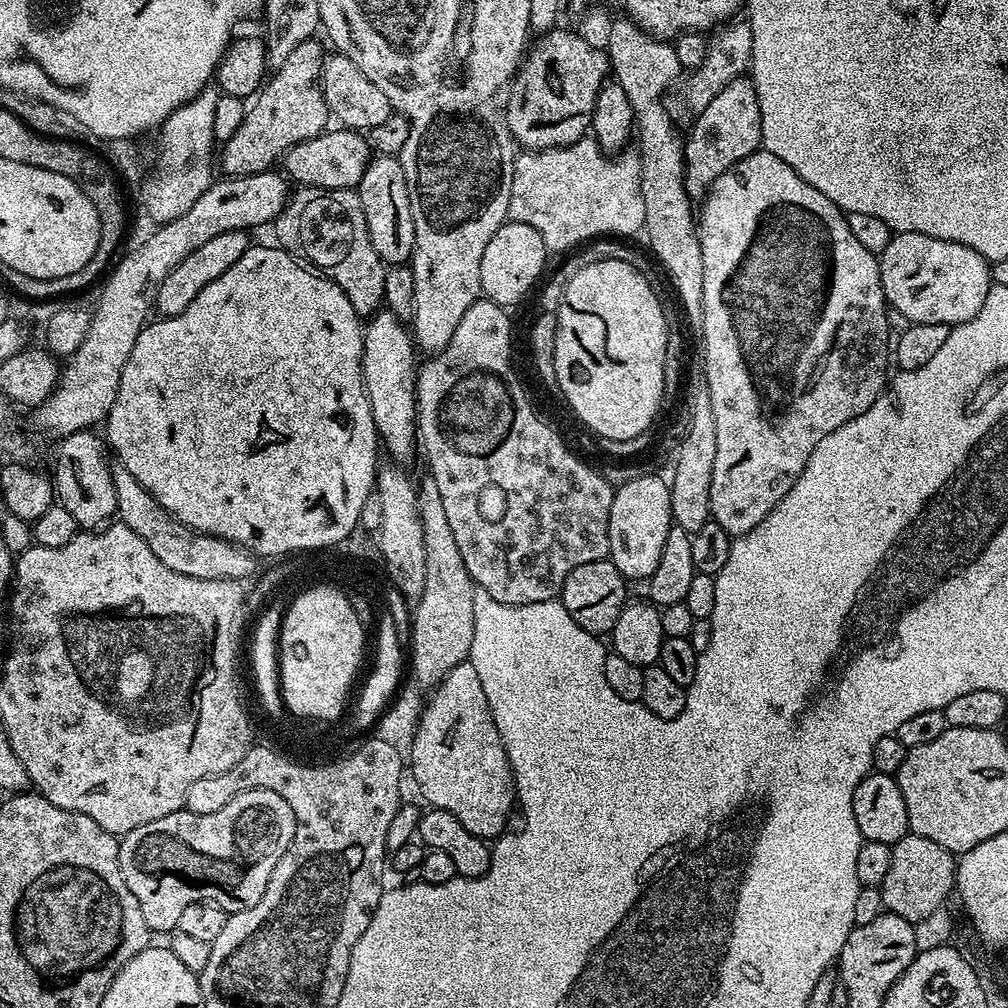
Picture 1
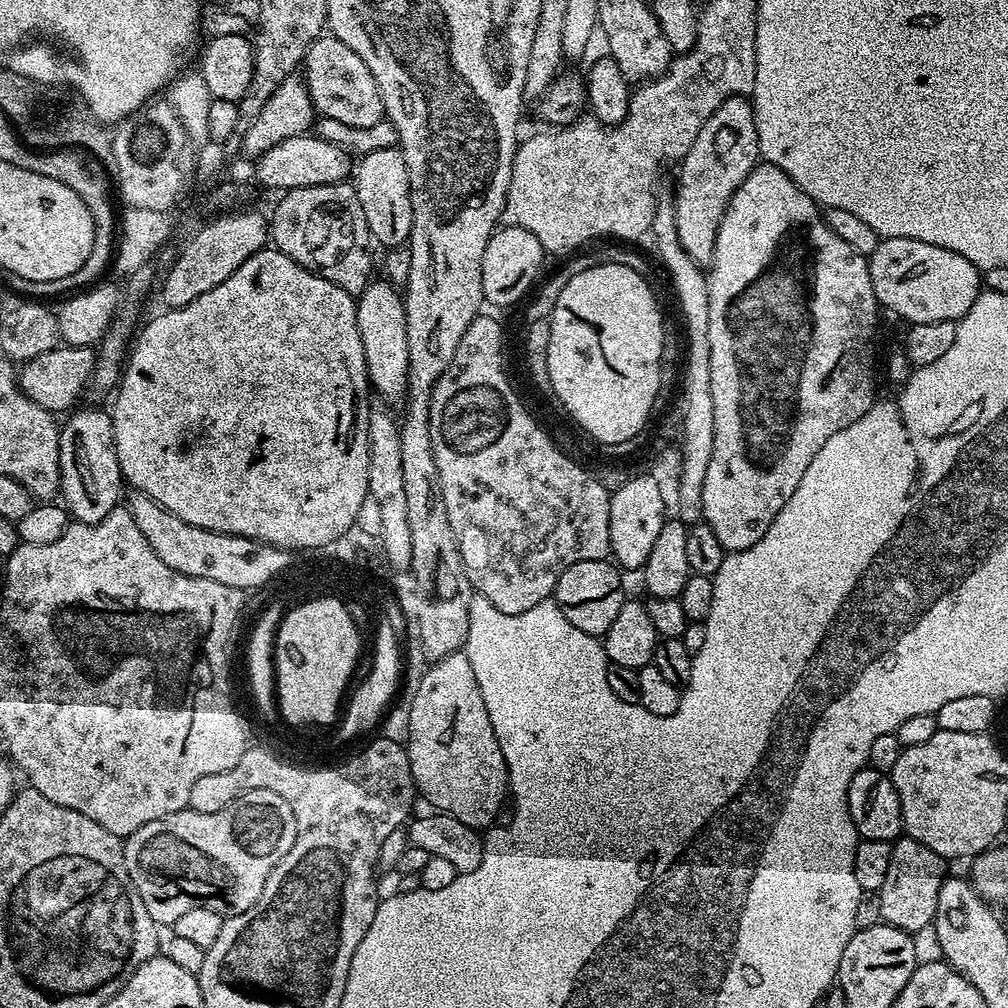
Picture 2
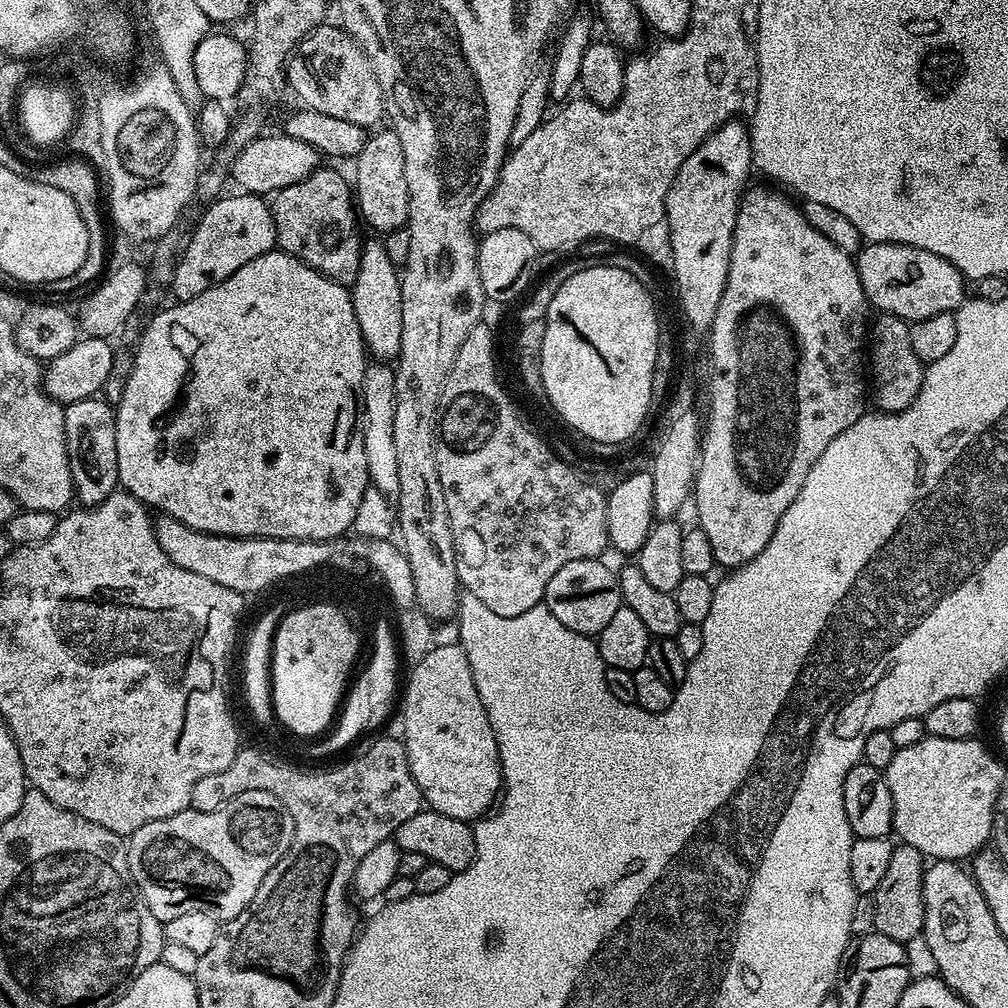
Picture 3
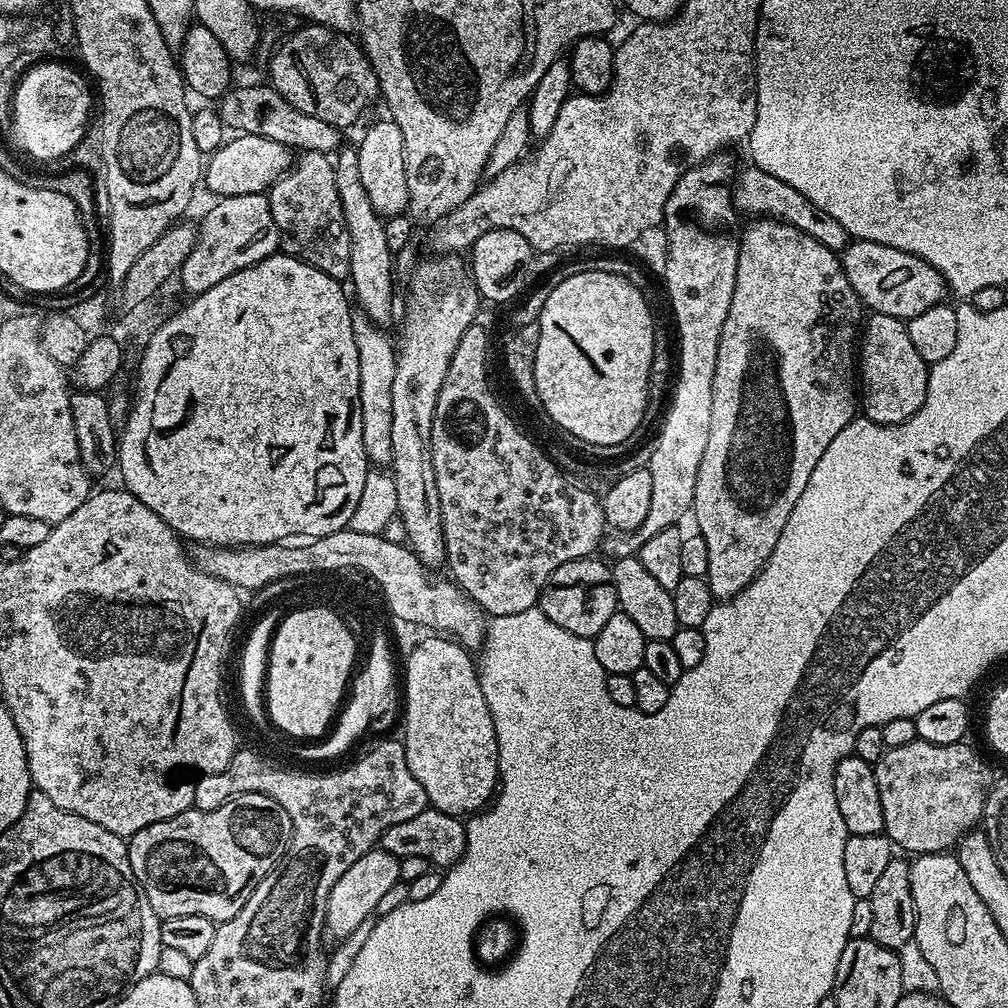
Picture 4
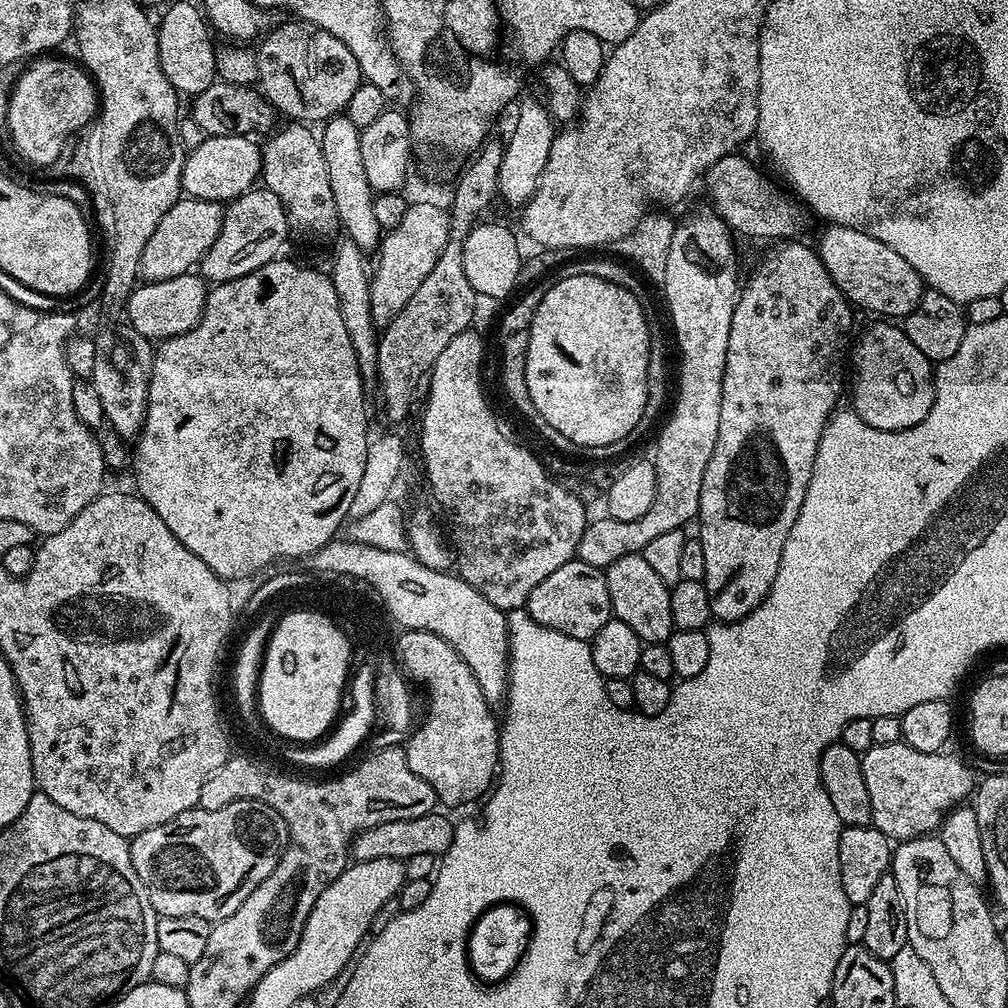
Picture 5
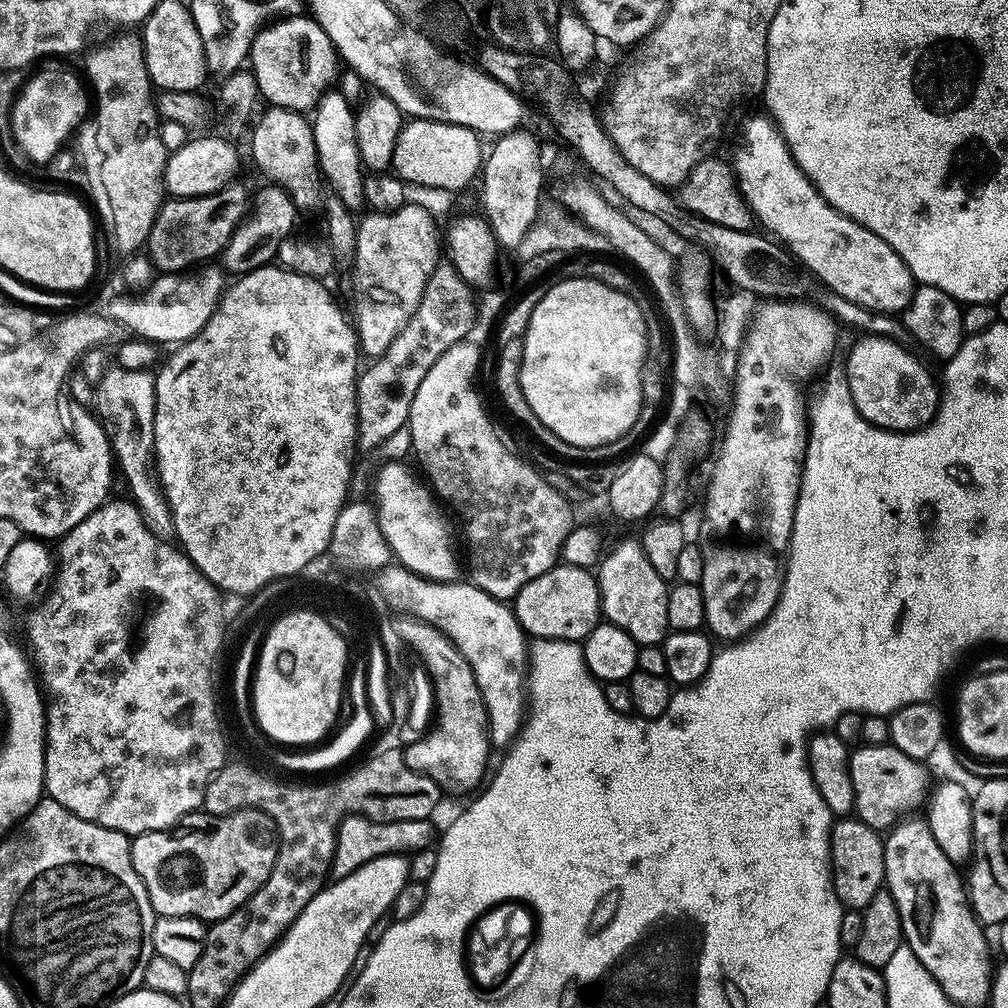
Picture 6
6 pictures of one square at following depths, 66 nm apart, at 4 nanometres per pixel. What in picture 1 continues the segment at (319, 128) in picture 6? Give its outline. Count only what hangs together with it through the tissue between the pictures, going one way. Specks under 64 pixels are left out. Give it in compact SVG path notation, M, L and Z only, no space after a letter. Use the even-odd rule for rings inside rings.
M381 310L367 321L364 328L364 389L374 414L379 443L396 462L405 462L418 452L416 356L418 349L411 331L392 312Z

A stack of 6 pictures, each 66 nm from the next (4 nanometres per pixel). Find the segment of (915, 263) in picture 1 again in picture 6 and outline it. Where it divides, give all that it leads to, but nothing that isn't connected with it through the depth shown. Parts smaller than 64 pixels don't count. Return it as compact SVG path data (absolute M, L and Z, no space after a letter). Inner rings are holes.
M767 115L756 116L745 126L744 145L736 152L734 171L744 200L747 201L753 215L759 221L761 219L763 226L769 228L766 230L828 287L829 293L840 295L846 298L847 302L856 303L871 312L903 313L914 291L914 281L906 262L902 262L902 258L898 258L898 254L894 254L894 250L890 250L890 246L886 246L886 242L882 242L878 234L846 218L821 198L806 178L804 171L794 162L779 130Z

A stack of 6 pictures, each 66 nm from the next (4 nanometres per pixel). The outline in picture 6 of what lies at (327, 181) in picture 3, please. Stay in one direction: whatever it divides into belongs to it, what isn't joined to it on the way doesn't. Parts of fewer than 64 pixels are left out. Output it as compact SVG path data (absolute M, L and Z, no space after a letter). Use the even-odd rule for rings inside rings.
M269 107L267 111L259 113L260 121L252 132L253 162L268 179L265 181L281 188L292 199L297 209L319 209L322 204L322 173L309 117L303 112L291 112L289 108Z

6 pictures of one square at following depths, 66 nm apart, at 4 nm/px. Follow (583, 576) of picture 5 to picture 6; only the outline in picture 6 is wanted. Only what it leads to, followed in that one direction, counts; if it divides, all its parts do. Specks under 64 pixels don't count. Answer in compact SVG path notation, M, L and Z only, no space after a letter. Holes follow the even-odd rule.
M558 562L534 582L526 582L514 601L516 620L529 637L583 642L602 620L600 586L589 569Z

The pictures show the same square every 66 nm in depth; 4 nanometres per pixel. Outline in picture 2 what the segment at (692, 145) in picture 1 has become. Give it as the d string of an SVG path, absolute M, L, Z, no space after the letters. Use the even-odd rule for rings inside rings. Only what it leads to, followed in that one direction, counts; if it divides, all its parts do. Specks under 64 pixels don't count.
M731 96L706 118L706 126L698 130L694 146L679 161L680 177L676 180L674 203L678 238L696 263L704 266L714 254L718 238L718 226L728 208L730 198L742 186L742 182L756 169L761 159L758 146L758 126L754 122L751 99Z

